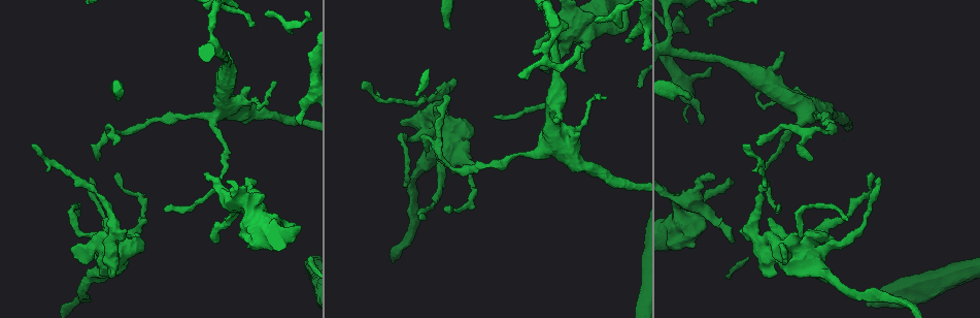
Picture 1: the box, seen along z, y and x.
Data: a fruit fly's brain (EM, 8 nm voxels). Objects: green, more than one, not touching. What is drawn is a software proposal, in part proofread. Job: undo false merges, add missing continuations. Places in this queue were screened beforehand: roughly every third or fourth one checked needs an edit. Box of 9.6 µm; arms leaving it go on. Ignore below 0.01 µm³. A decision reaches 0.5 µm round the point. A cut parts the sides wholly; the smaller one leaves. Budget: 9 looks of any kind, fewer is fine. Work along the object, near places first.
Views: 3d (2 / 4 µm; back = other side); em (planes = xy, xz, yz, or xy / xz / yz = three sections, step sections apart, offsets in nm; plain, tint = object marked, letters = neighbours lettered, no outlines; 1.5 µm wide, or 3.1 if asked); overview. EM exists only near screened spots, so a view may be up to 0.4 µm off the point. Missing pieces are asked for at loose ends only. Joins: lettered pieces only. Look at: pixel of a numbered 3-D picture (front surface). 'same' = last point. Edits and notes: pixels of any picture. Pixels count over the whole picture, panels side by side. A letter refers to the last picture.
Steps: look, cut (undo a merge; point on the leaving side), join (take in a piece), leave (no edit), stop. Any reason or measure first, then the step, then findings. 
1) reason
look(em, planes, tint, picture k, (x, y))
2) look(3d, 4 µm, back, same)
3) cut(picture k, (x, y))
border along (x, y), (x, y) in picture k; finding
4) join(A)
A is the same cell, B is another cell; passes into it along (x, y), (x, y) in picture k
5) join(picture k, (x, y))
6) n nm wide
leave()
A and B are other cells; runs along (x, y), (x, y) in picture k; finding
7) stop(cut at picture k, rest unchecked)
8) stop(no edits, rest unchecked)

narrows sharply
look(3d, 2 µm, picture 1, (222, 178))

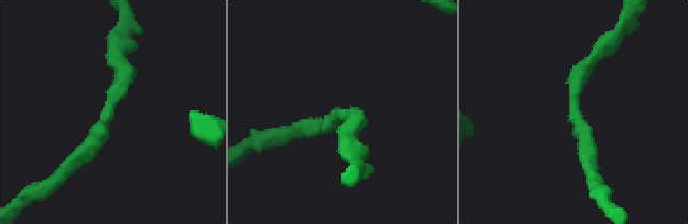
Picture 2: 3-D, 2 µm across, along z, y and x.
look(em, planes, tint, picture 2, (109, 113))

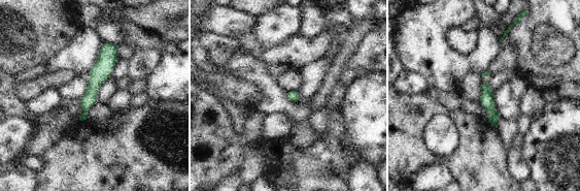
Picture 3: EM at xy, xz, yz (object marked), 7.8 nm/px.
what lies round it
look(em, planes, letters, same)

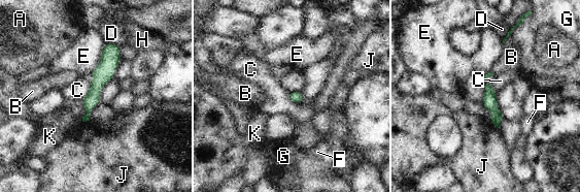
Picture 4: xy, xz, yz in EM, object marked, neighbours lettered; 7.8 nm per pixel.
leave()
A, B, C, D, E, F, G, H, J and K are other cells; continuous, no second neuron

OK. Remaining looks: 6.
long arm stops here
look(em, xy, step 4, letters, picture 1, (363, 83))

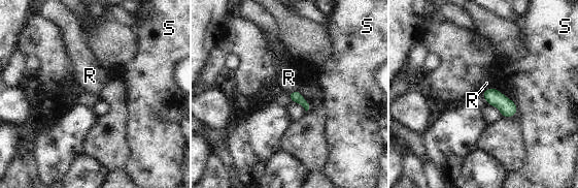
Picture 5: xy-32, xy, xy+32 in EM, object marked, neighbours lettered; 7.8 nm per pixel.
leave()
R and S are other cells; border along (494, 87), (487, 88), (482, 92) in picture 5; none of them fits

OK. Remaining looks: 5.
sudden change in width
look(em, xz, step 8, tint, picture 1, (119, 94))

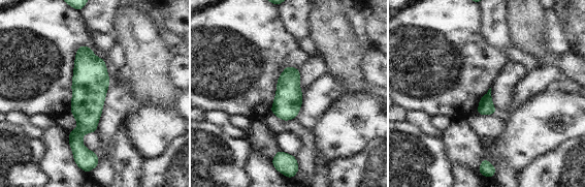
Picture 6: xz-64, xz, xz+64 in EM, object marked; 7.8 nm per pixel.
look(em, planes, letters, same)

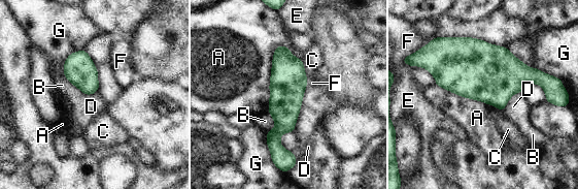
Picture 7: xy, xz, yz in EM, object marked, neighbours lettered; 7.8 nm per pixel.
280 nm wide
leave()
A, B, C, D, E, F and G are other cells; runs along (281, 48), (277, 145) in picture 7; one neuron here

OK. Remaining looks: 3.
free end
look(3d, 2 µm, picture 1, (275, 83))

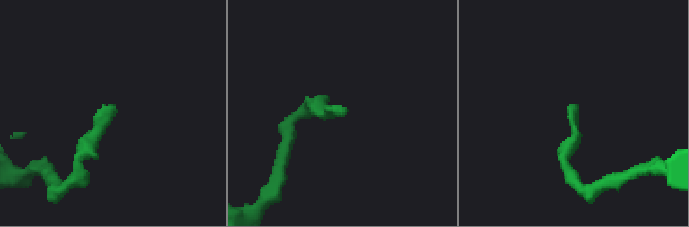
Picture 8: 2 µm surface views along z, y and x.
look(em, planes, letters, picture 8, (115, 107))

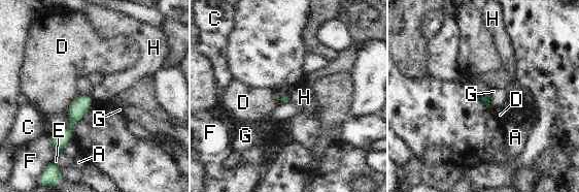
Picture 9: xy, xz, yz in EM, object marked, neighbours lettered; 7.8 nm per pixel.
leave()
A, C, D, E, F, G and H are other cells; runs along (88, 98), (76, 109), (58, 149) in picture 9; none of them fits

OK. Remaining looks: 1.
stop(no edits, rest unchecked)

